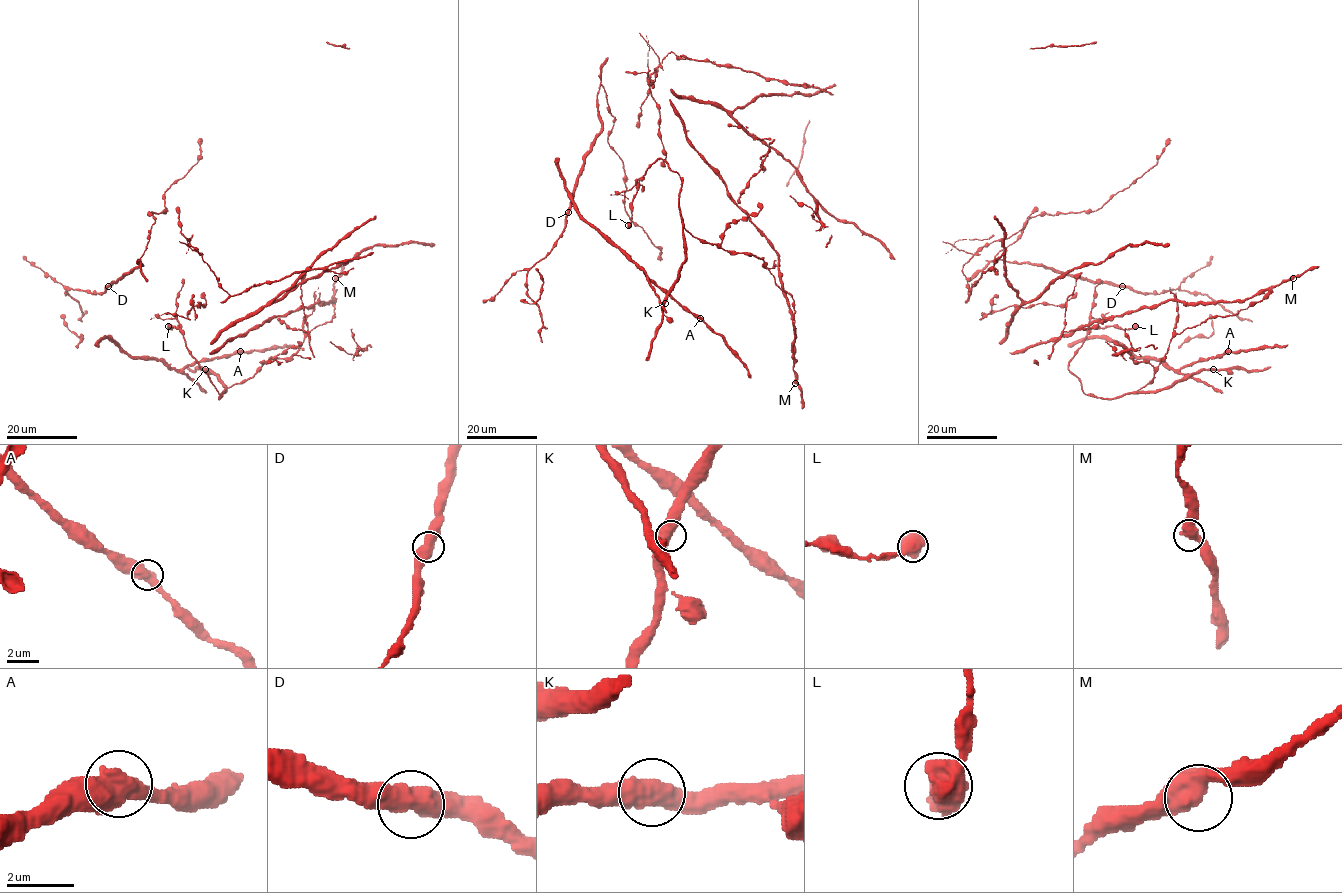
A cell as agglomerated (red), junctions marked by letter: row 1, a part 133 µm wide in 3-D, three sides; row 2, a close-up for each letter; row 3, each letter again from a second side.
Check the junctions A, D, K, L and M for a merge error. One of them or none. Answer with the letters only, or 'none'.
none

